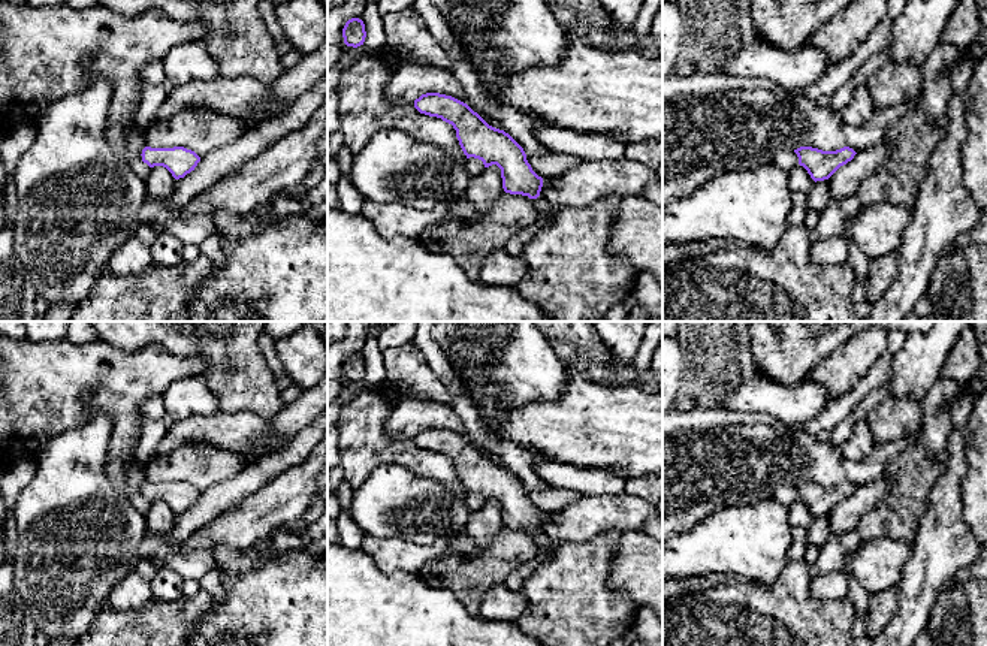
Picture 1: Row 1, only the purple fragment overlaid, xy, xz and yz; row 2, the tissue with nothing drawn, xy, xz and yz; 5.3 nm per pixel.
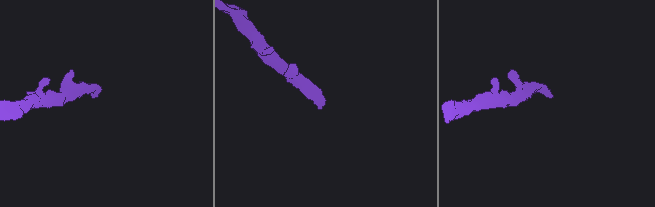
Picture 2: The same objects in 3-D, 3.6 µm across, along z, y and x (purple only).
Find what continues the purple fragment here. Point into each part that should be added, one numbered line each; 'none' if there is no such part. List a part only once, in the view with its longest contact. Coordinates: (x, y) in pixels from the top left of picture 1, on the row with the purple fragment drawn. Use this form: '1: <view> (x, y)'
1: xz (515, 245)

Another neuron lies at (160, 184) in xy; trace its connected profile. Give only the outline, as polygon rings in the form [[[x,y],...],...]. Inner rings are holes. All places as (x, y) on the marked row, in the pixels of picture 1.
[[[163,166],[151,167],[148,179],[144,182],[150,197],[164,200],[170,199],[175,190],[175,178]]]

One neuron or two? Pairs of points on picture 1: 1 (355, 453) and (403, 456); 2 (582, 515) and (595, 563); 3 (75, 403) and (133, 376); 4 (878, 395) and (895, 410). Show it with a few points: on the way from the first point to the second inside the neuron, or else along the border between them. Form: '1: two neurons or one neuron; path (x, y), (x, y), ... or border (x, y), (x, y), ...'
1: one neuron; path (367, 453), (391, 453)
2: two neurons; border (621, 530), (555, 546)
3: one neuron; path (90, 404), (100, 403), (118, 388)
4: two neurons; border (890, 395), (863, 420)

